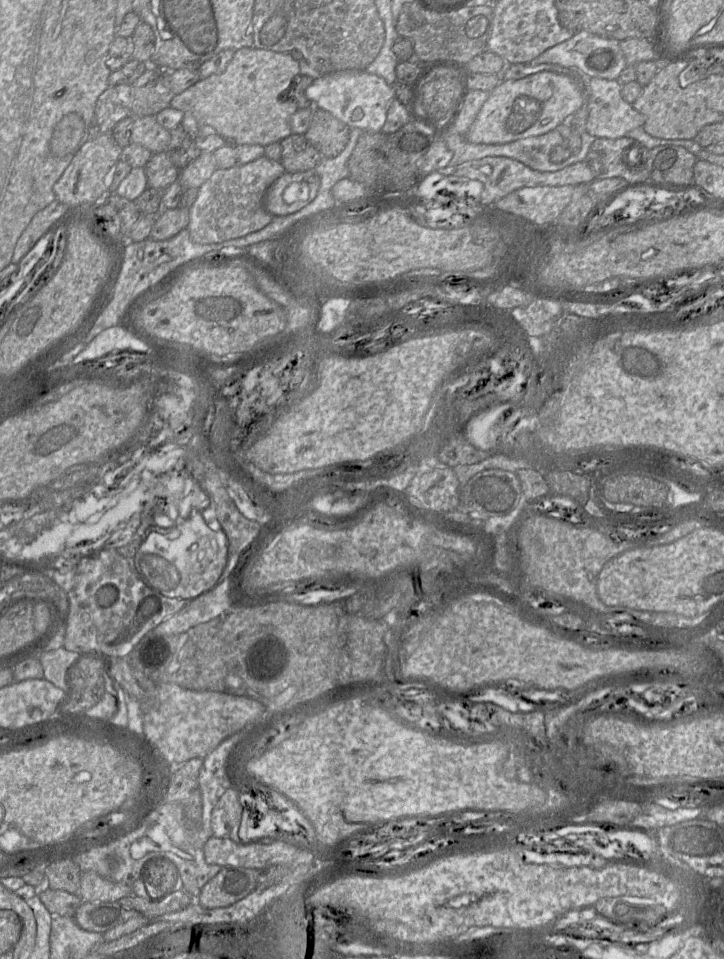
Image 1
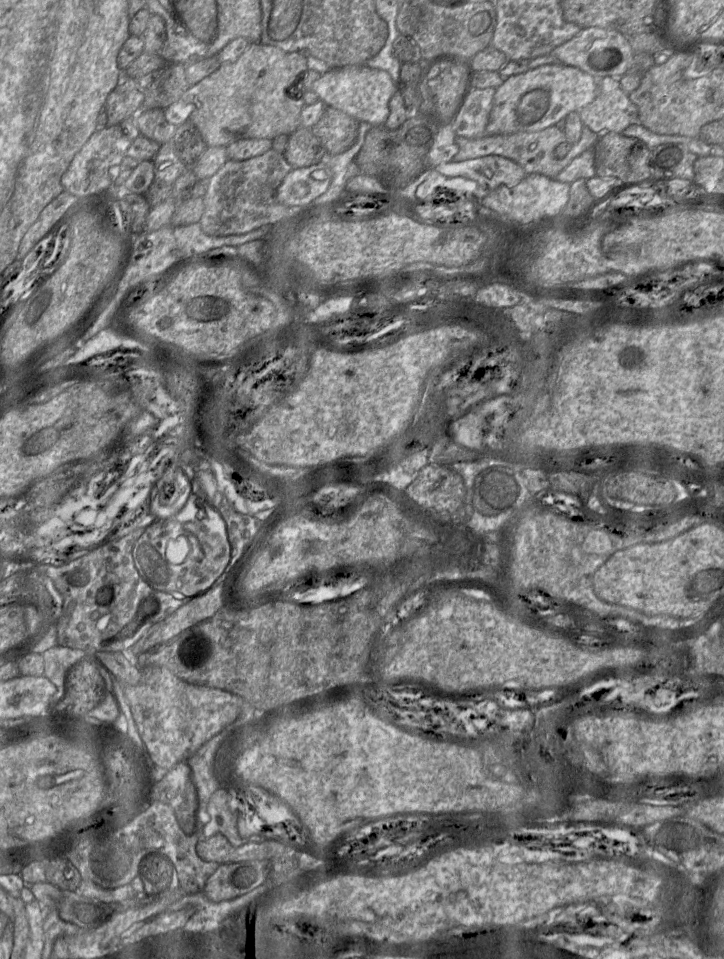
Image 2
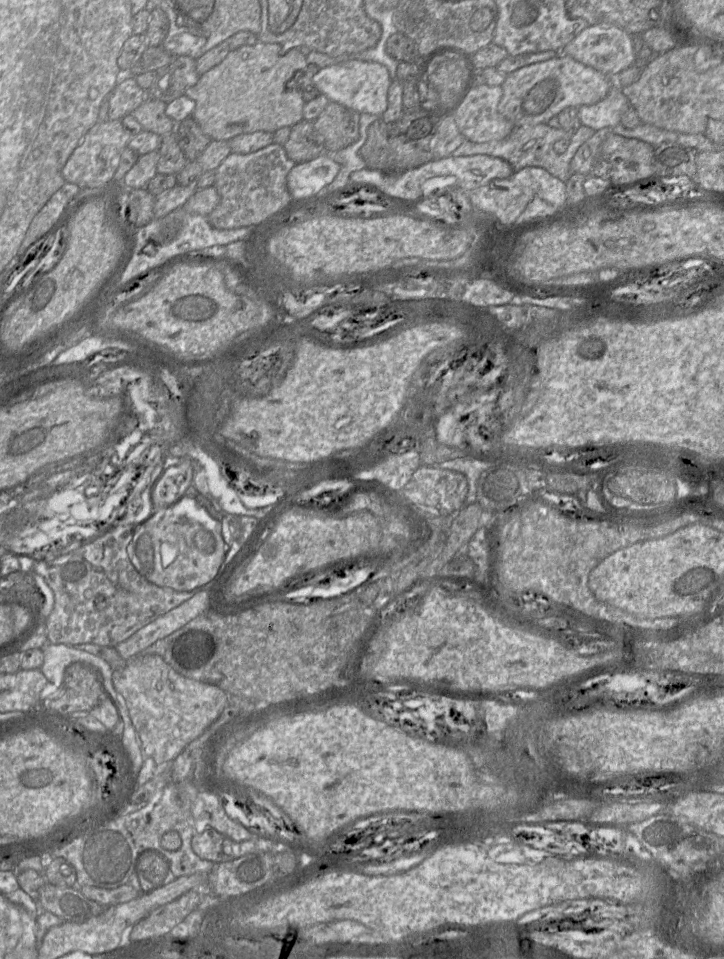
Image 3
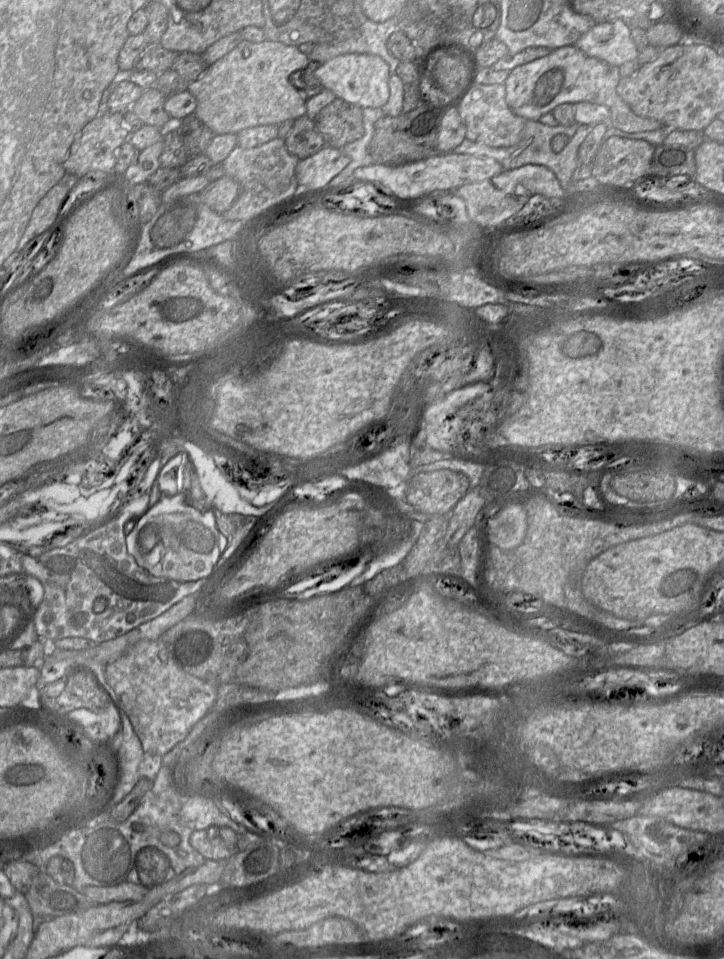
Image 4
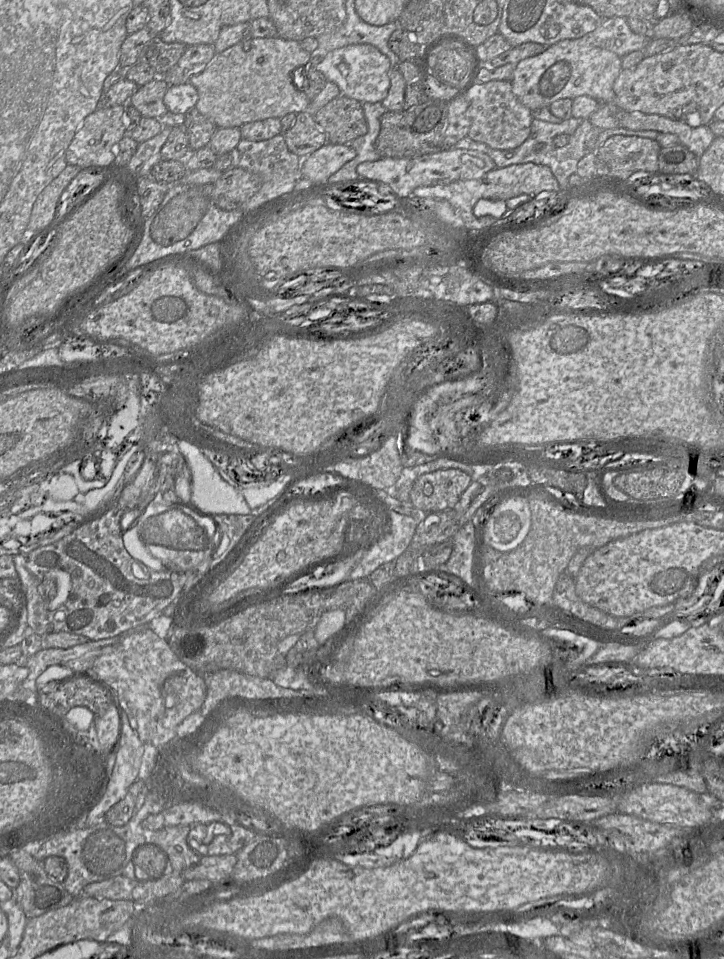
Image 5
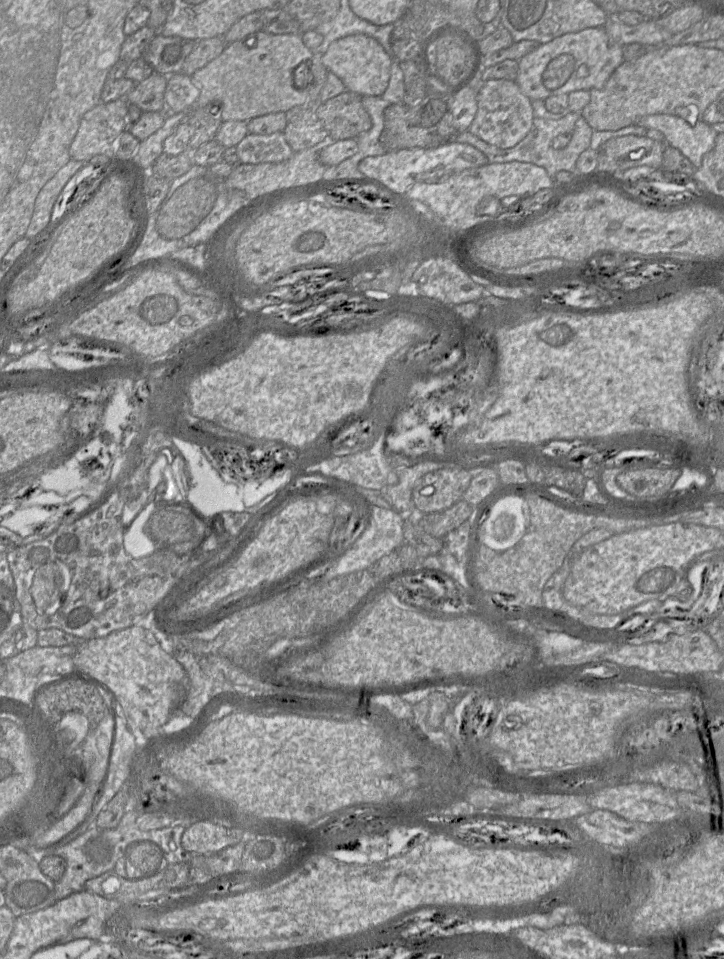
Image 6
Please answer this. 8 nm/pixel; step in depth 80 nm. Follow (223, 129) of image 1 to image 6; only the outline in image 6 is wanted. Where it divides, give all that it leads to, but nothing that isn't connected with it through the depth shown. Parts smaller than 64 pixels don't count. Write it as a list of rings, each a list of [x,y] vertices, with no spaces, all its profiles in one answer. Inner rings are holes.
[[[260,30],[256,32],[256,46],[254,48],[247,48],[244,41],[236,41],[230,44],[227,44],[223,52],[206,64],[201,69],[197,70],[191,77],[194,82],[200,88],[200,95],[195,102],[195,107],[205,108],[208,104],[213,103],[213,106],[210,107],[210,113],[214,115],[214,117],[218,117],[221,121],[230,121],[230,120],[239,120],[239,121],[248,121],[254,117],[266,115],[273,112],[286,112],[289,109],[295,106],[301,107],[309,107],[309,93],[306,90],[306,74],[305,74],[305,84],[302,87],[295,86],[295,77],[294,73],[297,70],[301,70],[306,66],[308,67],[309,60],[313,57],[313,51],[305,46],[302,41],[301,33],[289,33],[289,34],[271,34],[264,30]]]

